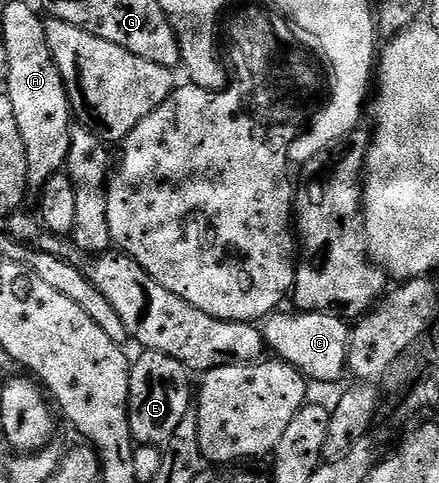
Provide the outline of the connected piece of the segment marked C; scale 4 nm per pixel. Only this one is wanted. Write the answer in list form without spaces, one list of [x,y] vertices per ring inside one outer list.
[[[296,311],[292,315],[273,313],[263,320],[265,344],[277,351],[283,362],[296,368],[309,380],[336,383],[348,371],[348,337],[350,327],[341,316],[326,311]]]

